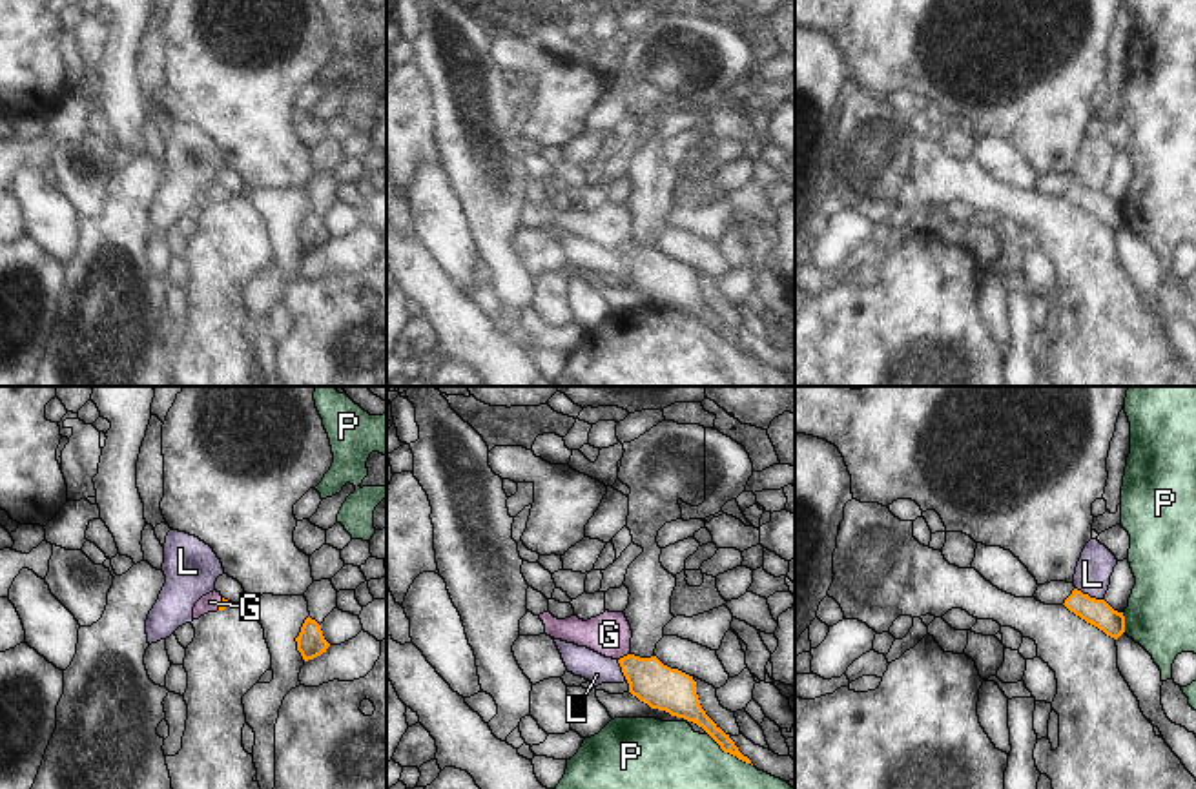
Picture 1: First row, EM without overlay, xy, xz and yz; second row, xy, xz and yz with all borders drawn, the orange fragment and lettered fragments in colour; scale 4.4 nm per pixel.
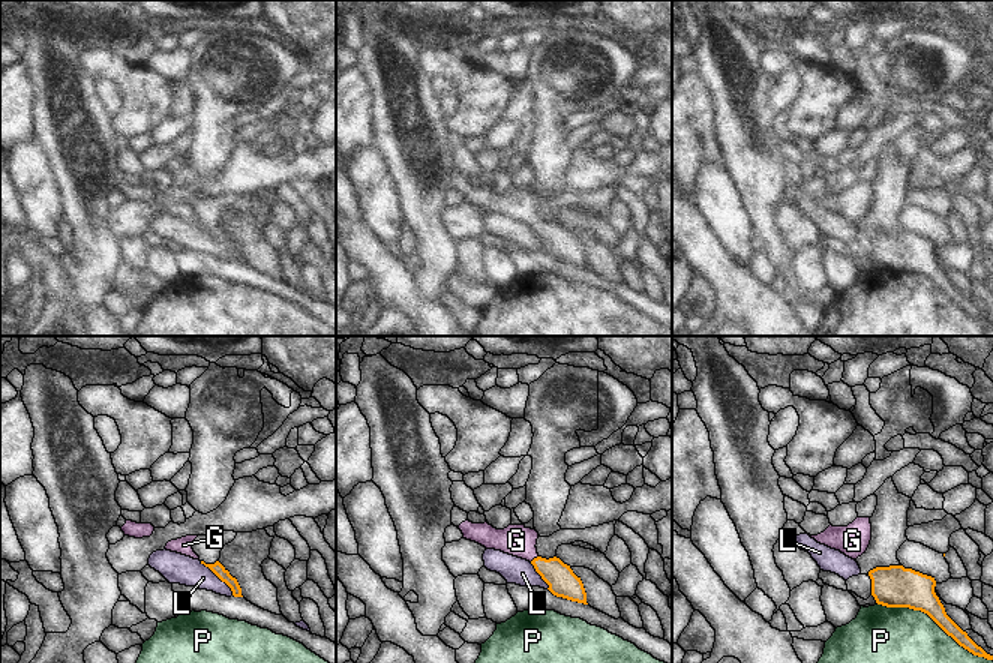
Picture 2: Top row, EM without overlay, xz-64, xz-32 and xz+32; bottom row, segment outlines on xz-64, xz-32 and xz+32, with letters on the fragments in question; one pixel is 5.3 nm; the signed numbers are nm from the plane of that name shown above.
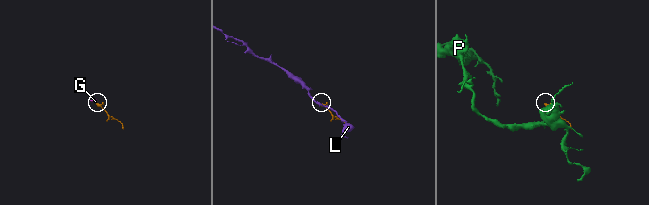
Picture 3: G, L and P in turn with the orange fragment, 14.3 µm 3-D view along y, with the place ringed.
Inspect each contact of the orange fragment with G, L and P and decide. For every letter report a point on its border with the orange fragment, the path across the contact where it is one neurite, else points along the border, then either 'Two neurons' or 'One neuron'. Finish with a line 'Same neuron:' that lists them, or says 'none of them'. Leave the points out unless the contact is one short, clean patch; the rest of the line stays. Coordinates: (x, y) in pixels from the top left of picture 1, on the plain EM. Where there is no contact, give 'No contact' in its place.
G: Touches orange at xz (624, 248). Path across: xz (668, 281), (653, 276), (624, 248), (609, 226). One neuron
L: Touches orange at yz (1087, 186). Boundary: yz (1076, 179), (1102, 192). Two neurons
P: Touches orange at xz (730, 345). Two neurons
Same neuron: G.

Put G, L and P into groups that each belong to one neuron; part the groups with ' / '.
G / L / P

